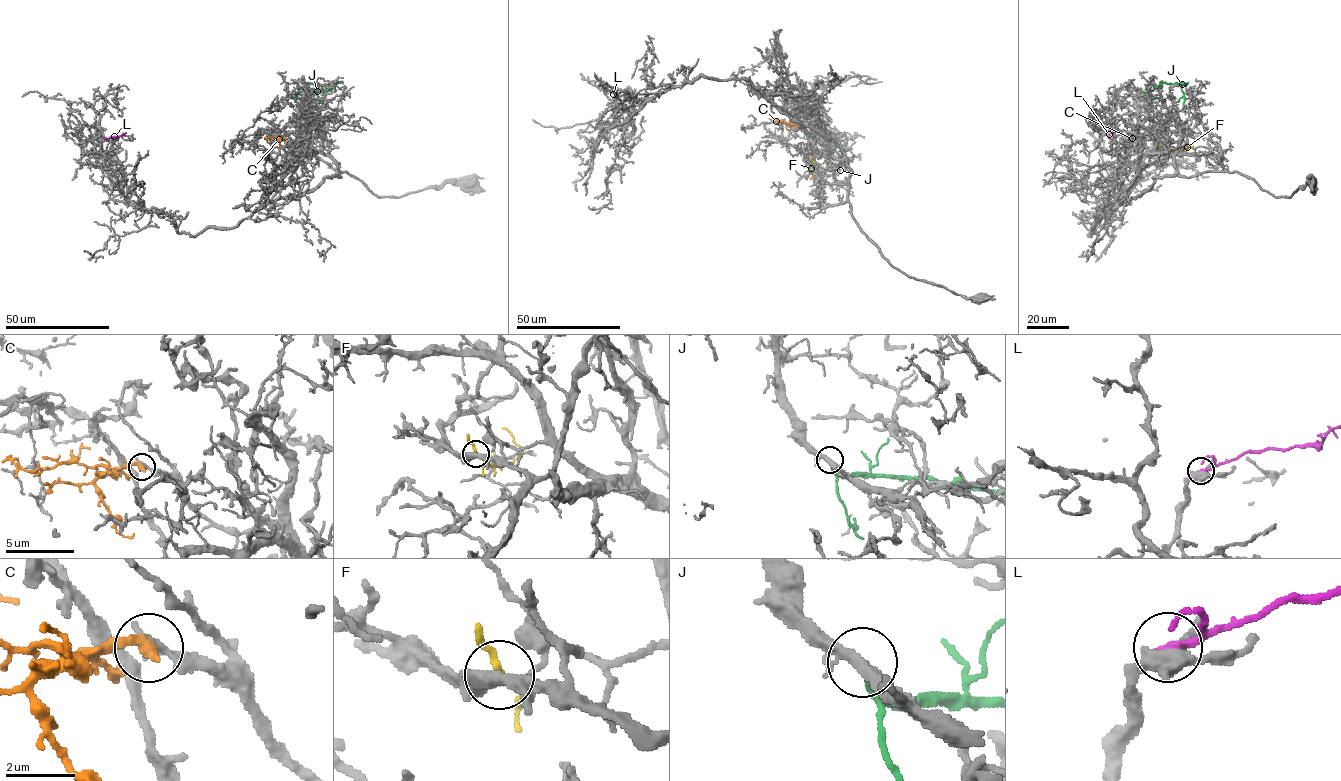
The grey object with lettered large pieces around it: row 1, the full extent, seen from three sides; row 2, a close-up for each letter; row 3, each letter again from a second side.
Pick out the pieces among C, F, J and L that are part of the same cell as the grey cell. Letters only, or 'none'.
C

